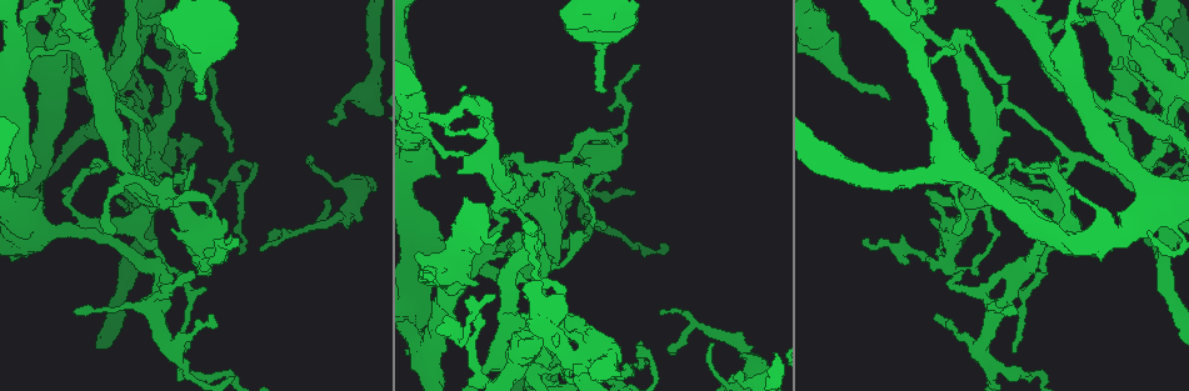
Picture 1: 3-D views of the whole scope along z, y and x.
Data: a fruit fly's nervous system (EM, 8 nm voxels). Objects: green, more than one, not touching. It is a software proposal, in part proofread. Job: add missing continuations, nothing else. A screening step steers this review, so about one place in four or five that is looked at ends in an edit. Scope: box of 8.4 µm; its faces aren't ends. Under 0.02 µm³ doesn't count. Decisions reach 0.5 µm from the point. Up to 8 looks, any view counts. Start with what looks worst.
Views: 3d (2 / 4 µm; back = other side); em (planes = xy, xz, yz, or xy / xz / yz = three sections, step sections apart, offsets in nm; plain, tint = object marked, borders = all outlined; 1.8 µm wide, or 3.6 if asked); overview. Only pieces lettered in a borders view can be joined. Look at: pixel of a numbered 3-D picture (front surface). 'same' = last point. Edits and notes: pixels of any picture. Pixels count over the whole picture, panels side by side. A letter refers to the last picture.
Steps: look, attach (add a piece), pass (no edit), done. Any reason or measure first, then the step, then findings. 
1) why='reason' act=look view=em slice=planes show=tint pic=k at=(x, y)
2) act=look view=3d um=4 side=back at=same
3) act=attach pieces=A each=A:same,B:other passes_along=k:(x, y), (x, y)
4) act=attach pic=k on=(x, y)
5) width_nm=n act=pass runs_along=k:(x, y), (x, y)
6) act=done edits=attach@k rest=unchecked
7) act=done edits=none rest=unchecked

act=look view=em slice=planes show=plain pic=1 at=(153, 27)

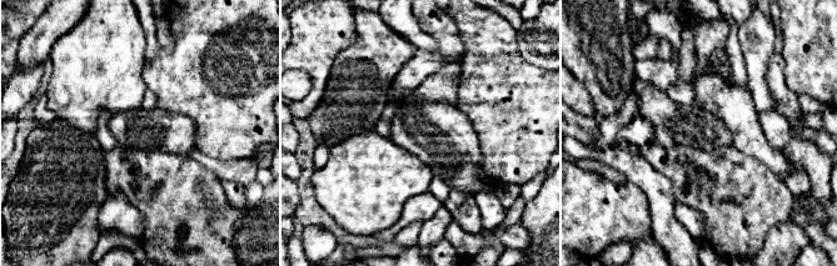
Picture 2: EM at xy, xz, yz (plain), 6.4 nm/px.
why='what lies round it' act=look view=em slice=planes show=borders at=same

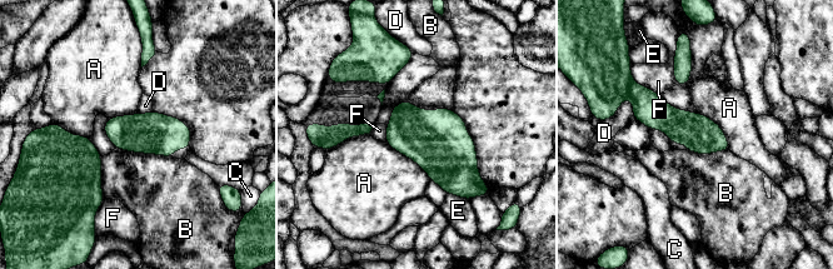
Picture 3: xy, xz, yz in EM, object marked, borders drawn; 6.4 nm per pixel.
act=pass each=A:other,B:other,C:other,D:other,E:other,F:other found='no lettered piece goes on from it'

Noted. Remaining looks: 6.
why='thin end' act=look view=3d um=4 pic=1 at=(890, 99)

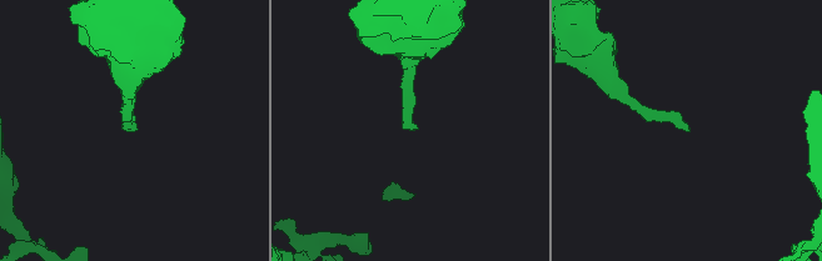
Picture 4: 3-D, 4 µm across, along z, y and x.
why='shape alone is not enough' act=look view=em slice=planes show=borders pic=4 at=(410, 126)

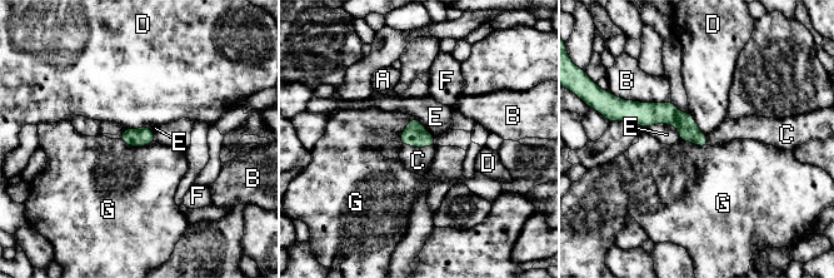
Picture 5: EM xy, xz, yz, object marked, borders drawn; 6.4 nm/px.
act=attach pieces=C each=A:other,B:other,C:same,D:other,E:other,F:other,G:other found='the cell continues'

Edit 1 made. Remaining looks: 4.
why='four-way junction' act=look view=em slice=xy step=4 show=tint pic=4 at=(357, 247)

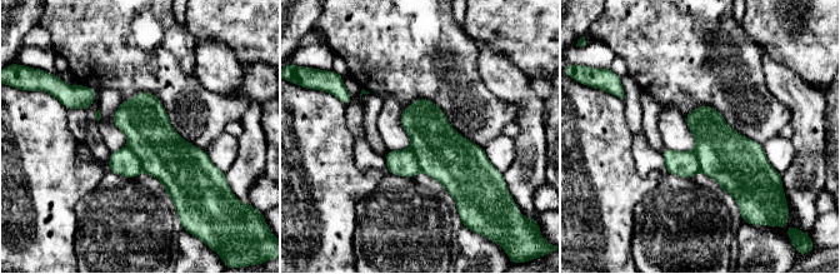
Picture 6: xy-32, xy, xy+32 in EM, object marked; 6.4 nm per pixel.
act=look view=em slice=planes show=borders at=same

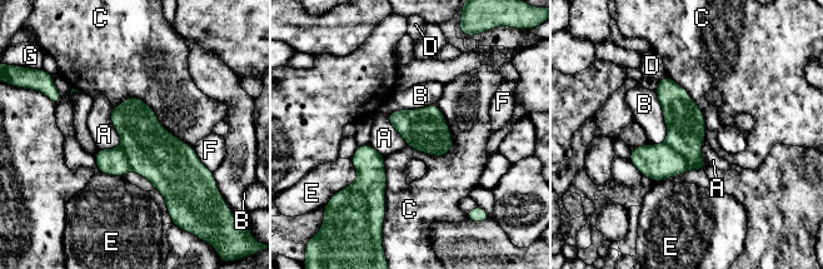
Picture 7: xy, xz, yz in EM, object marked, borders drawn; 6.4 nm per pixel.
longest_contact=C:600nm act=pass each=A:other,B:other,C:other,D:other,E:other,F:other,G:other border=7:(111, 108), (120, 144), (99, 149) found='none of them fits'

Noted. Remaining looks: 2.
act=done edits=attach@5 rest=unchecked

